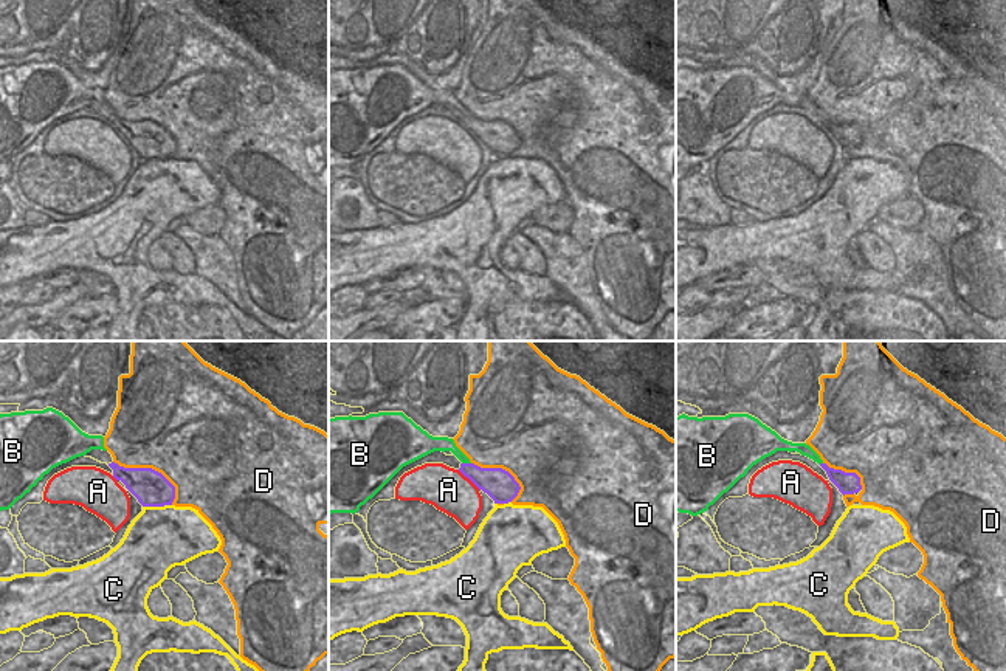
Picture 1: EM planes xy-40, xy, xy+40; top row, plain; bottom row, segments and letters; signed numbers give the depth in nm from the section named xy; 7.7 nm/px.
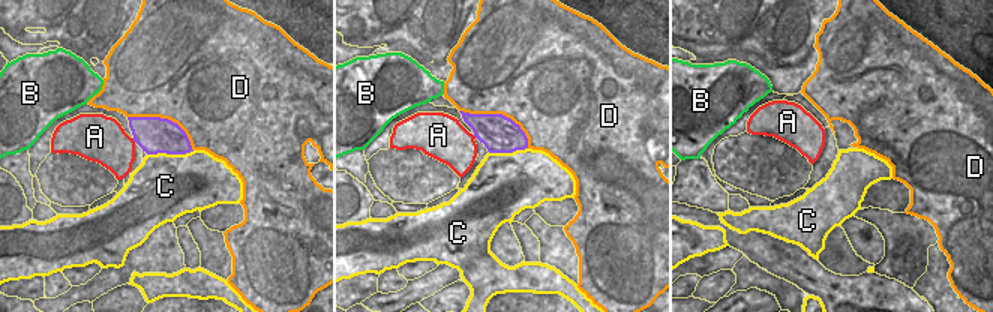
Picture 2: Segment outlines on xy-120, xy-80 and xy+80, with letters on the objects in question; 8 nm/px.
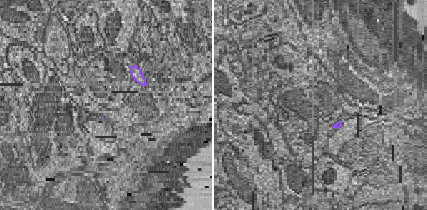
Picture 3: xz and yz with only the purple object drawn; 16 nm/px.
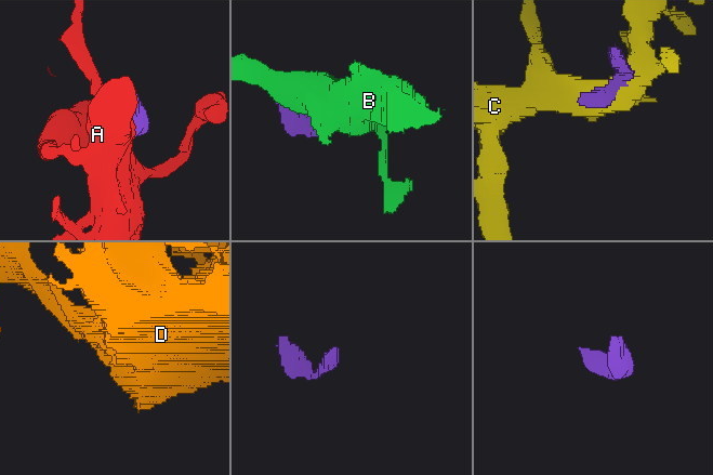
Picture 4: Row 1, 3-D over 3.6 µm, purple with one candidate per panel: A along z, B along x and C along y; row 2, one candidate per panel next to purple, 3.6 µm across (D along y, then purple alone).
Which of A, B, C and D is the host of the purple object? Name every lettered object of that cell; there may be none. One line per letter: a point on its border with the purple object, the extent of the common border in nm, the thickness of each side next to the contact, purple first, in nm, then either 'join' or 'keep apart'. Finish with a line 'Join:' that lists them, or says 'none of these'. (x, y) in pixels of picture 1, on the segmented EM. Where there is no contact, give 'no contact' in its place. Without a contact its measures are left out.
A: xy (468, 478) | 240 nm | 240/340 nm | keep apart
B: xy (467, 464) | 70 nm | 220/120 nm | join
C: xy-40 (157, 505) | 220 nm | 280/480 nm | keep apart
D: xy-40 (151, 468) | 600 nm | 280/500 nm | keep apart
Join: B

